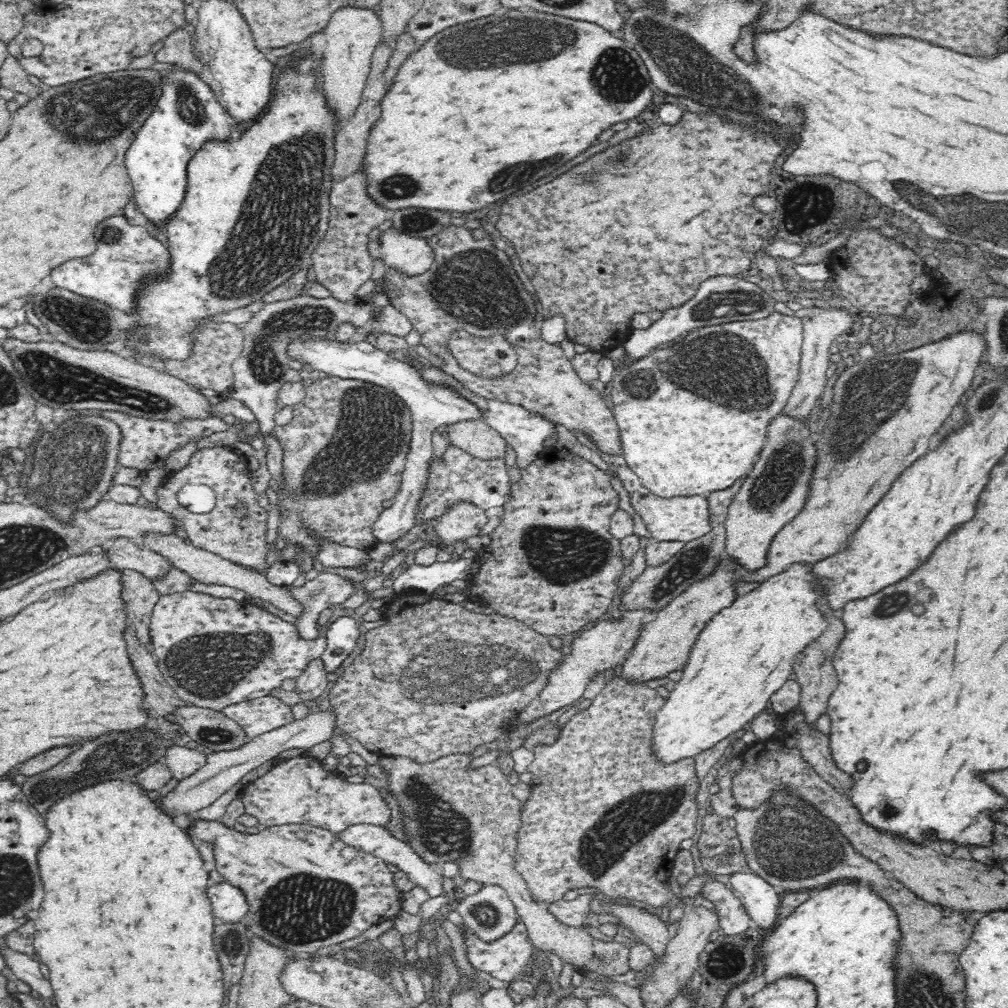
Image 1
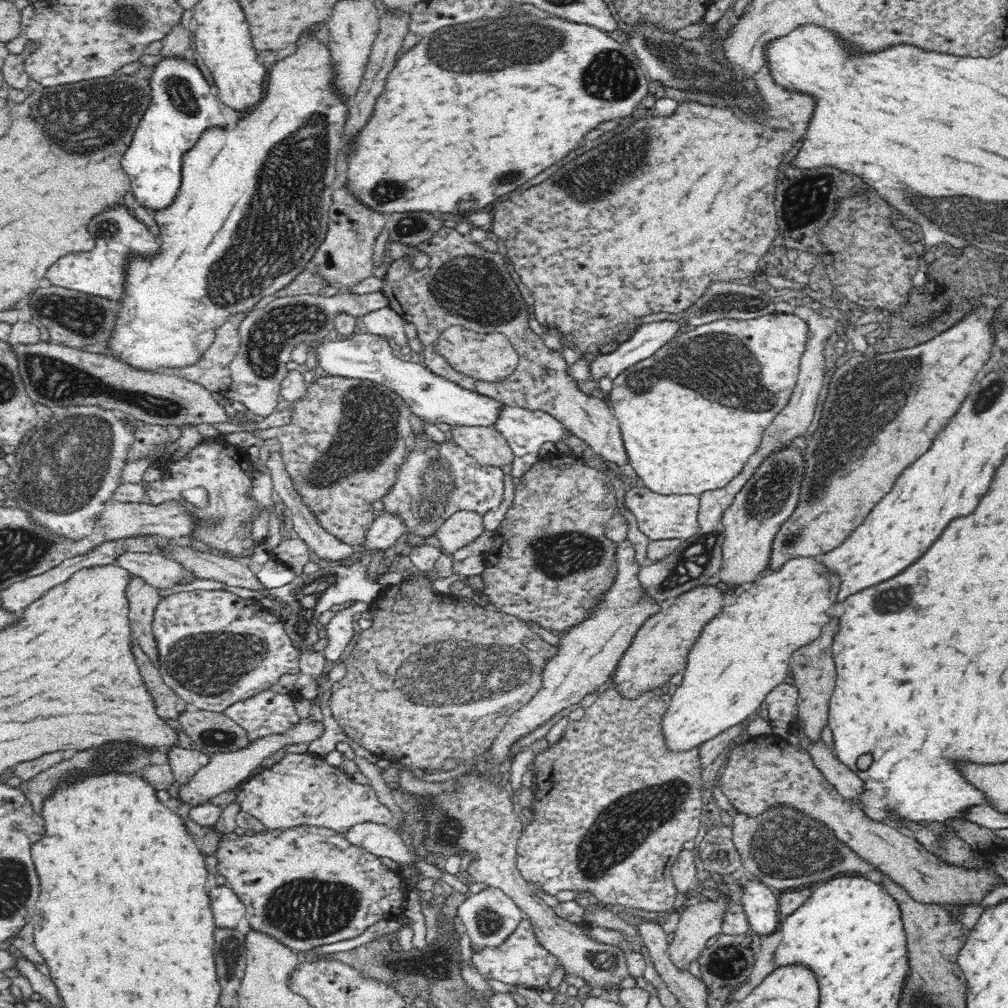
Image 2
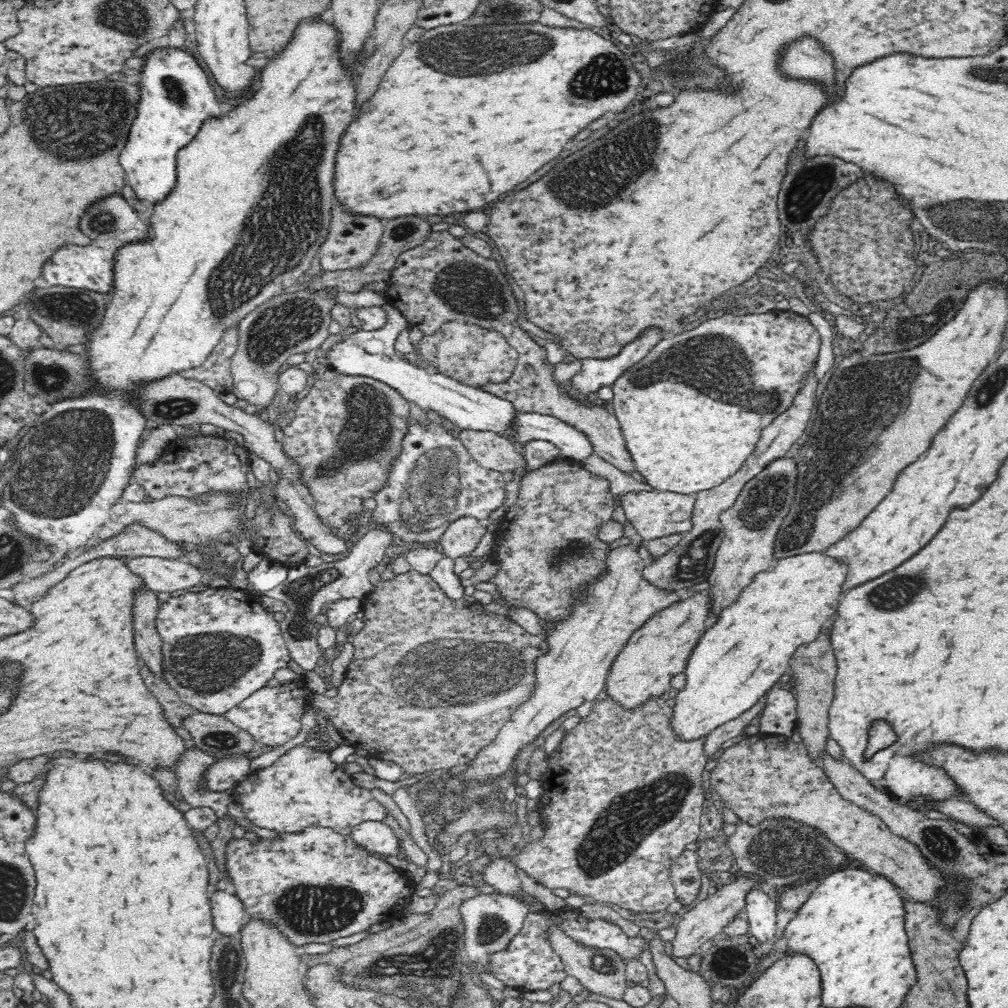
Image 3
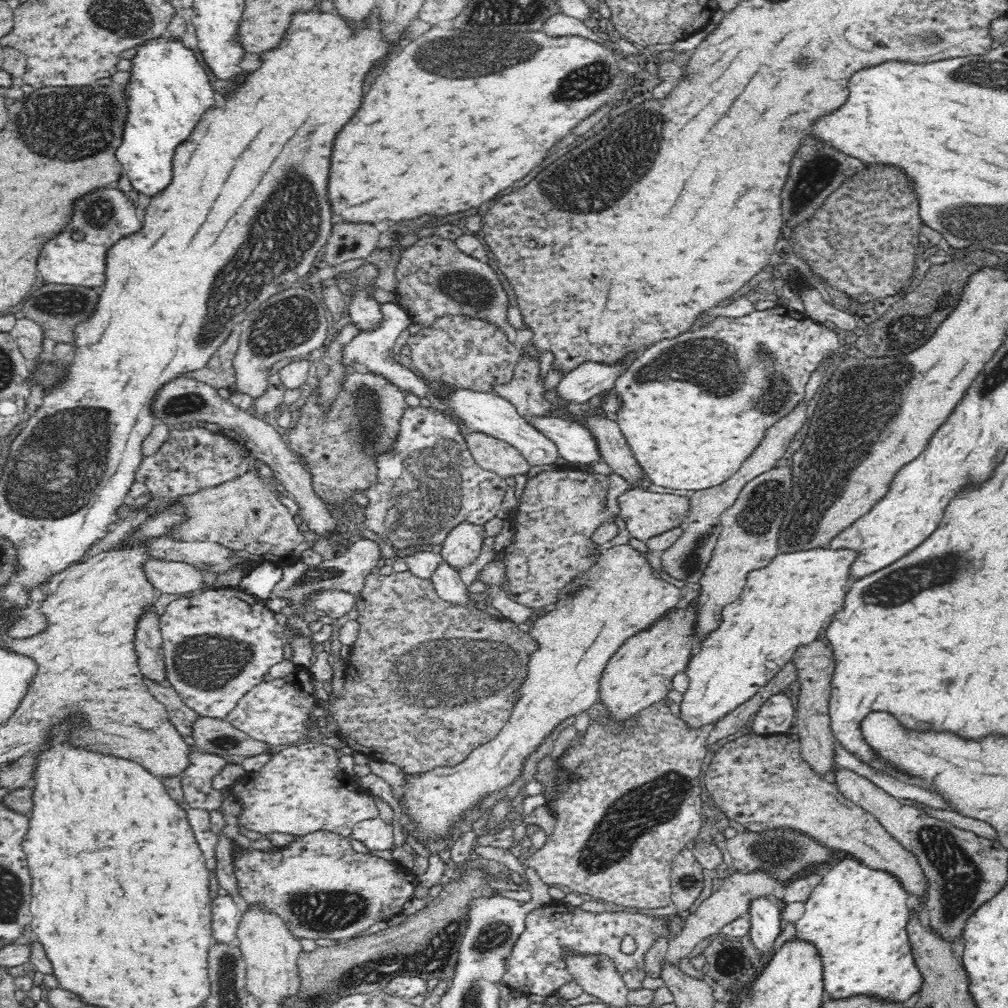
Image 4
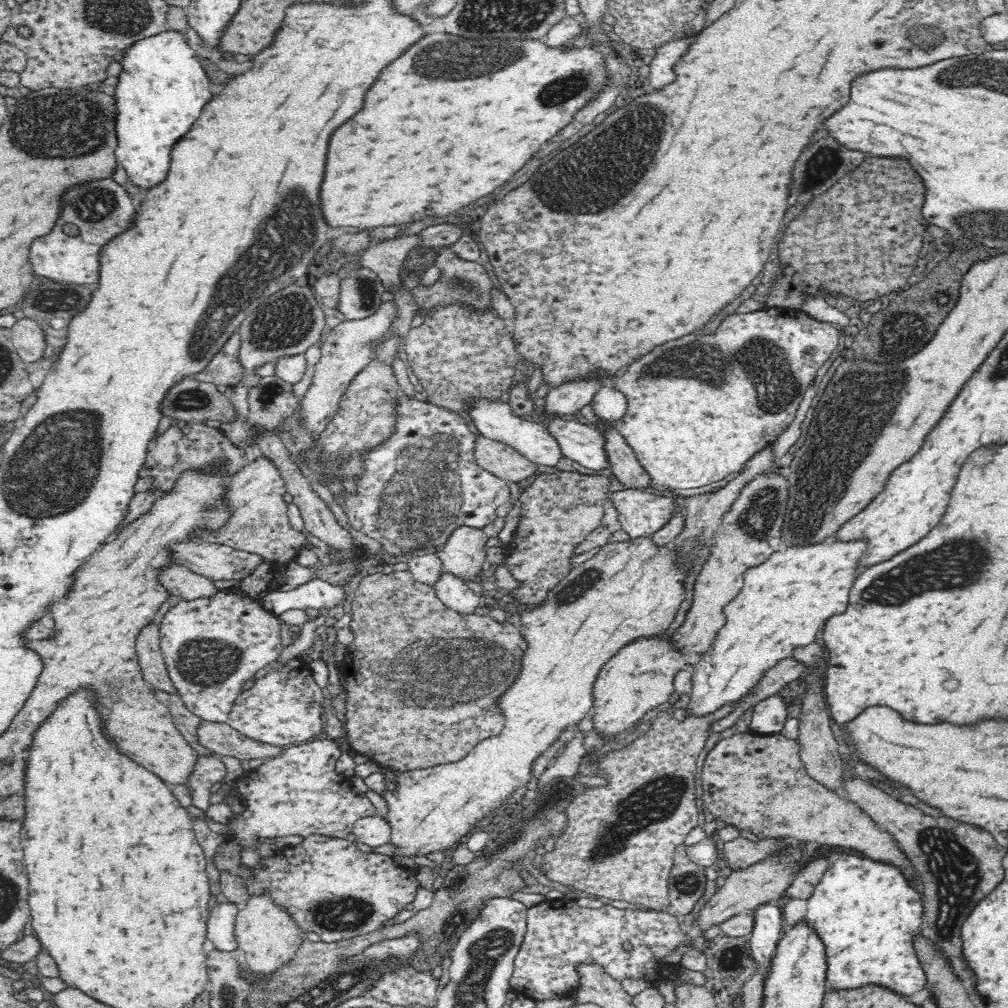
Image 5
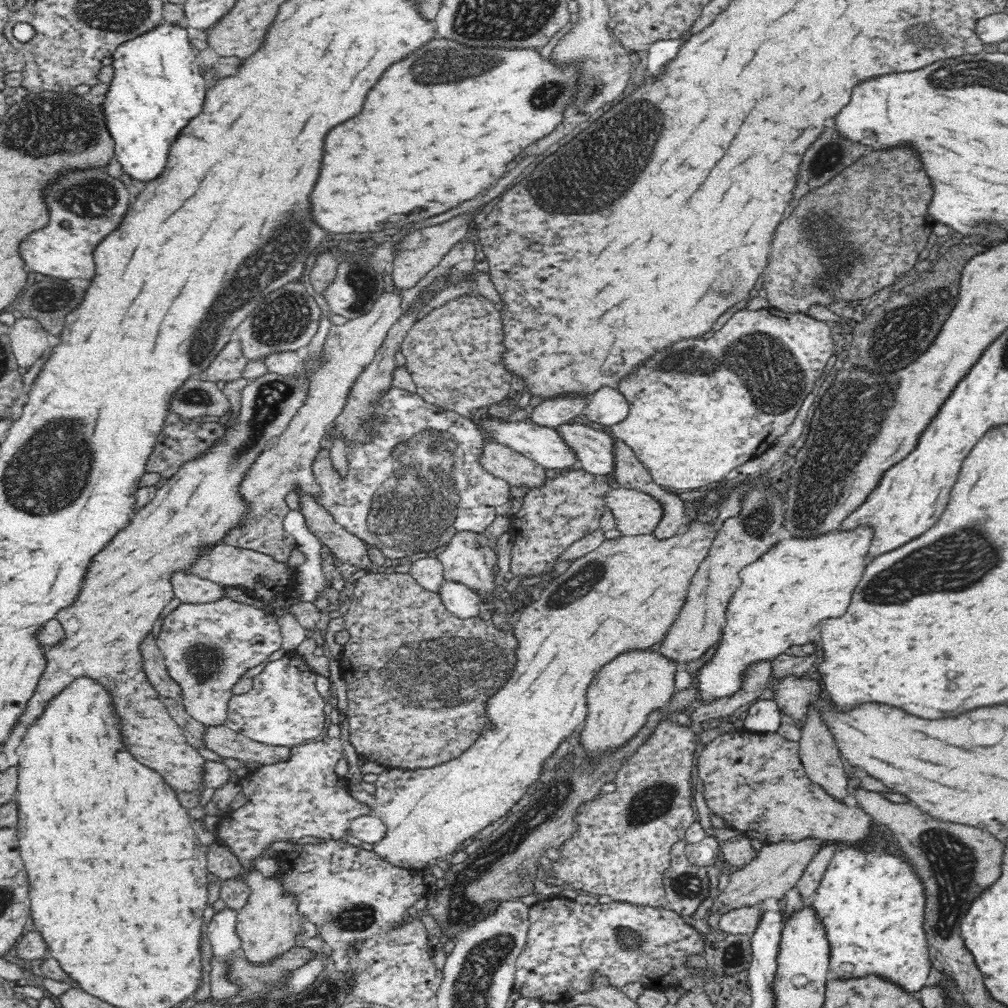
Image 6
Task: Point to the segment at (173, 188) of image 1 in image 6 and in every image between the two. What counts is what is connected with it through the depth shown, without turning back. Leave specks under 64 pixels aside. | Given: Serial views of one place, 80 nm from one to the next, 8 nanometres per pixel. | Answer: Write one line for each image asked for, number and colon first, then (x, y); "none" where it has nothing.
2: (184, 106)
3: (176, 97)
4: (169, 91)
5: (160, 94)
6: (157, 87)

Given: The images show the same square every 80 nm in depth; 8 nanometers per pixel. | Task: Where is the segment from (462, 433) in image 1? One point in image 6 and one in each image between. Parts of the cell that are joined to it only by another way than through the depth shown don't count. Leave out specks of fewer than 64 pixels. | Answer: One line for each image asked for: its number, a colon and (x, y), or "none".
2: (487, 445)
3: (487, 448)
4: (490, 453)
5: (498, 458)
6: (504, 462)

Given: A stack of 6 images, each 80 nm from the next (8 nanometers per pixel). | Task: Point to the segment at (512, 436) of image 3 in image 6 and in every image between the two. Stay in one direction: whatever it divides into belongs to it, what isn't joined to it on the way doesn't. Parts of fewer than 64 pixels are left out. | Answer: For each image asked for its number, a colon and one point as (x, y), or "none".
4: (574, 442)
5: (582, 443)
6: (593, 449)

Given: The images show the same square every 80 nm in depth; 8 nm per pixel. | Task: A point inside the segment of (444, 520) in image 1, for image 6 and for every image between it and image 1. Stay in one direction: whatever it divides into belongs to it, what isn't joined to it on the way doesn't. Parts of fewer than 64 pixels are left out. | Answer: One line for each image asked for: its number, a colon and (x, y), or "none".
2: (458, 530)
3: (463, 534)
4: (462, 545)
5: (463, 554)
6: (468, 559)

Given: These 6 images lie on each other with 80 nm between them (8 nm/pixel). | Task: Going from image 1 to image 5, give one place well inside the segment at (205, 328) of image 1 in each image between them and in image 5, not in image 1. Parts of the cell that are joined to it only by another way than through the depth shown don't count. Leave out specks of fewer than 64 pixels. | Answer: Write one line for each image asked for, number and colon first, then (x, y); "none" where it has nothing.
2: (211, 371)
3: (215, 372)
4: (218, 372)
5: (223, 370)

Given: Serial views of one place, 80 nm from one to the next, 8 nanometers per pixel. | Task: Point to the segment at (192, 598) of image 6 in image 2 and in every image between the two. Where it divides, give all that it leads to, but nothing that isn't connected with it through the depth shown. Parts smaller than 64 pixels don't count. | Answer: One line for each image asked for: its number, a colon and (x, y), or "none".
2: (156, 569)
3: (162, 575)
4: (176, 578)
5: (179, 580)

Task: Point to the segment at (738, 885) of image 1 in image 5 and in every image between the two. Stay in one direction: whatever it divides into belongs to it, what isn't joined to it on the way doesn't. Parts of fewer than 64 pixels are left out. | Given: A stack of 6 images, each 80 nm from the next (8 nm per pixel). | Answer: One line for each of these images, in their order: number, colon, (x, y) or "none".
2: (760, 904)
3: (760, 910)
4: (763, 915)
5: (767, 918)

